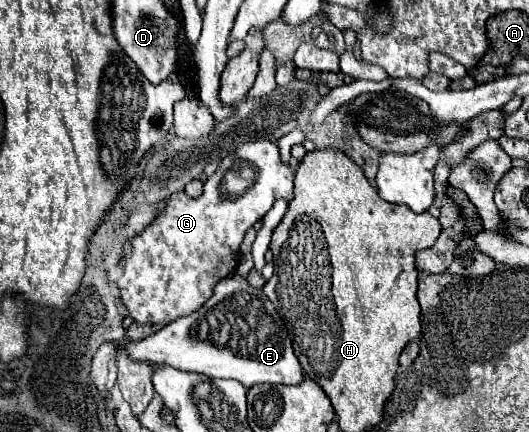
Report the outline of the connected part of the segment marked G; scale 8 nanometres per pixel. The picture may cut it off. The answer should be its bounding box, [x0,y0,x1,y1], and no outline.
[117,140,297,326]

